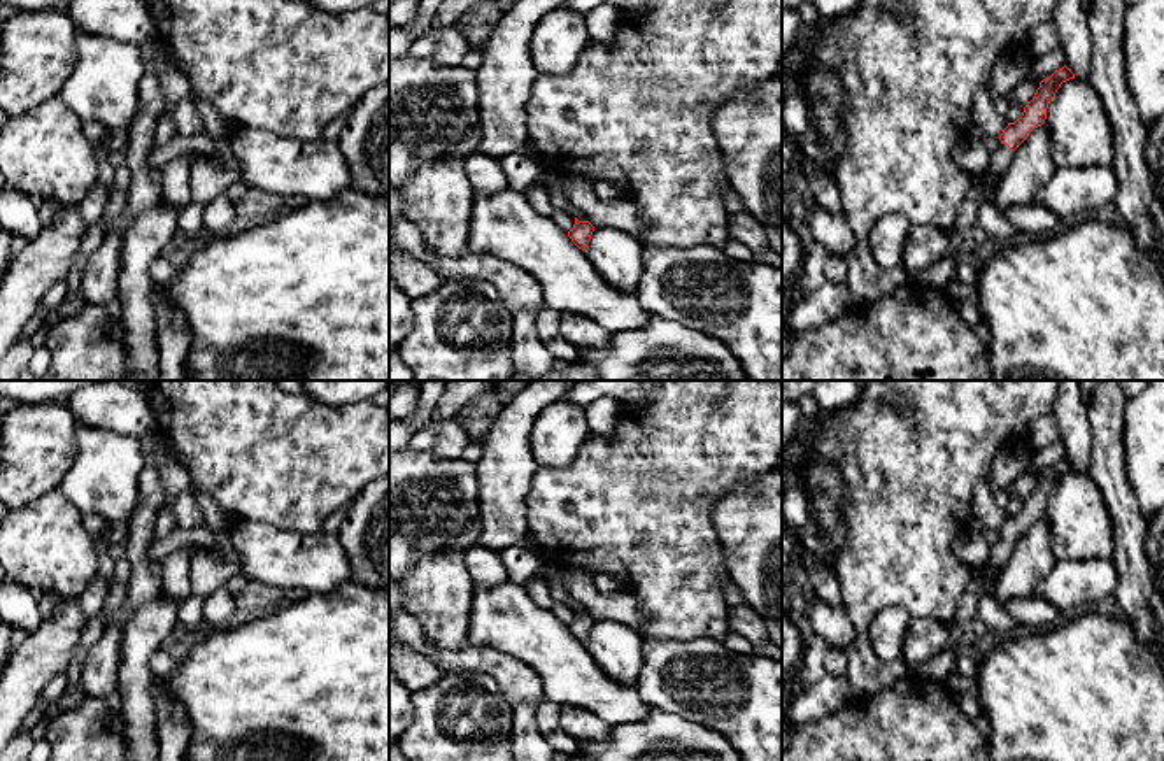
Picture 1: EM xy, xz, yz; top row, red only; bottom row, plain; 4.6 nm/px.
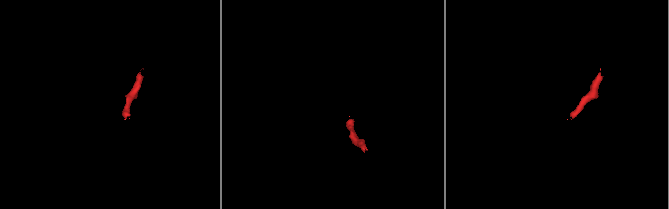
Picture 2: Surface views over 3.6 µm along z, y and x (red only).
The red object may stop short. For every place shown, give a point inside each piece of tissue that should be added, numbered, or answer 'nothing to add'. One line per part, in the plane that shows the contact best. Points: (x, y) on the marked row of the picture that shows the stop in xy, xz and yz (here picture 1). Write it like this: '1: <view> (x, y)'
1: yz (1000, 160)

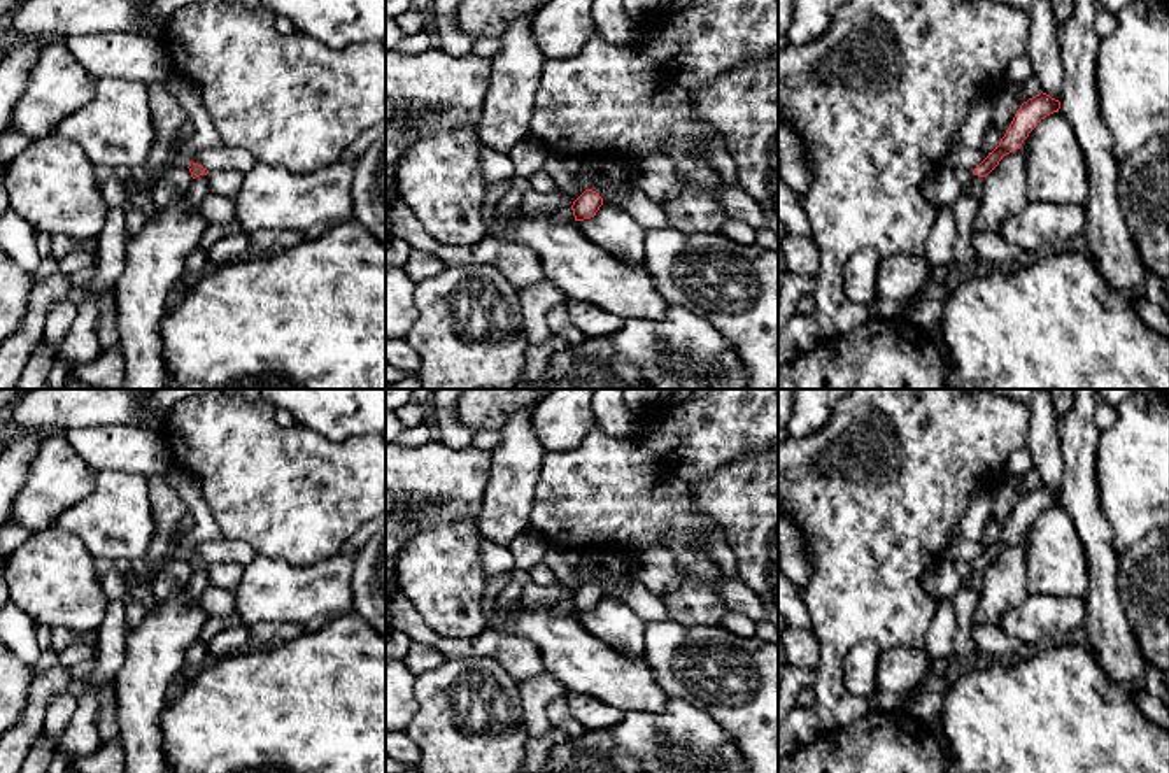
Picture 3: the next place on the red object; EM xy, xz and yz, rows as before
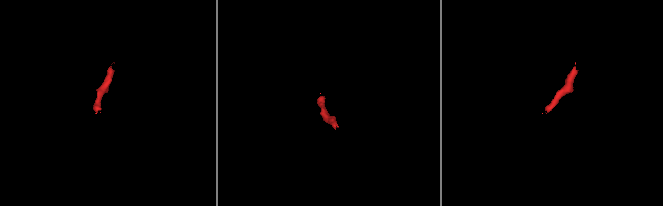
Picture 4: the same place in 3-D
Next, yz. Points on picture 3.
1: yz (975, 190)

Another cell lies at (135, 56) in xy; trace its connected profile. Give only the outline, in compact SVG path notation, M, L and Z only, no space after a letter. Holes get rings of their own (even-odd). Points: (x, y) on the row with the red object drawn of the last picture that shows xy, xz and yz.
M93 33L67 40L70 51L95 77L114 77L145 86L166 82L175 72L163 39L145 33Z

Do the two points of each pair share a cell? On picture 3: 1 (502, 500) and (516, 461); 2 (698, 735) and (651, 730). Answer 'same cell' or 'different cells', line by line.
1: same cell
2: same cell

